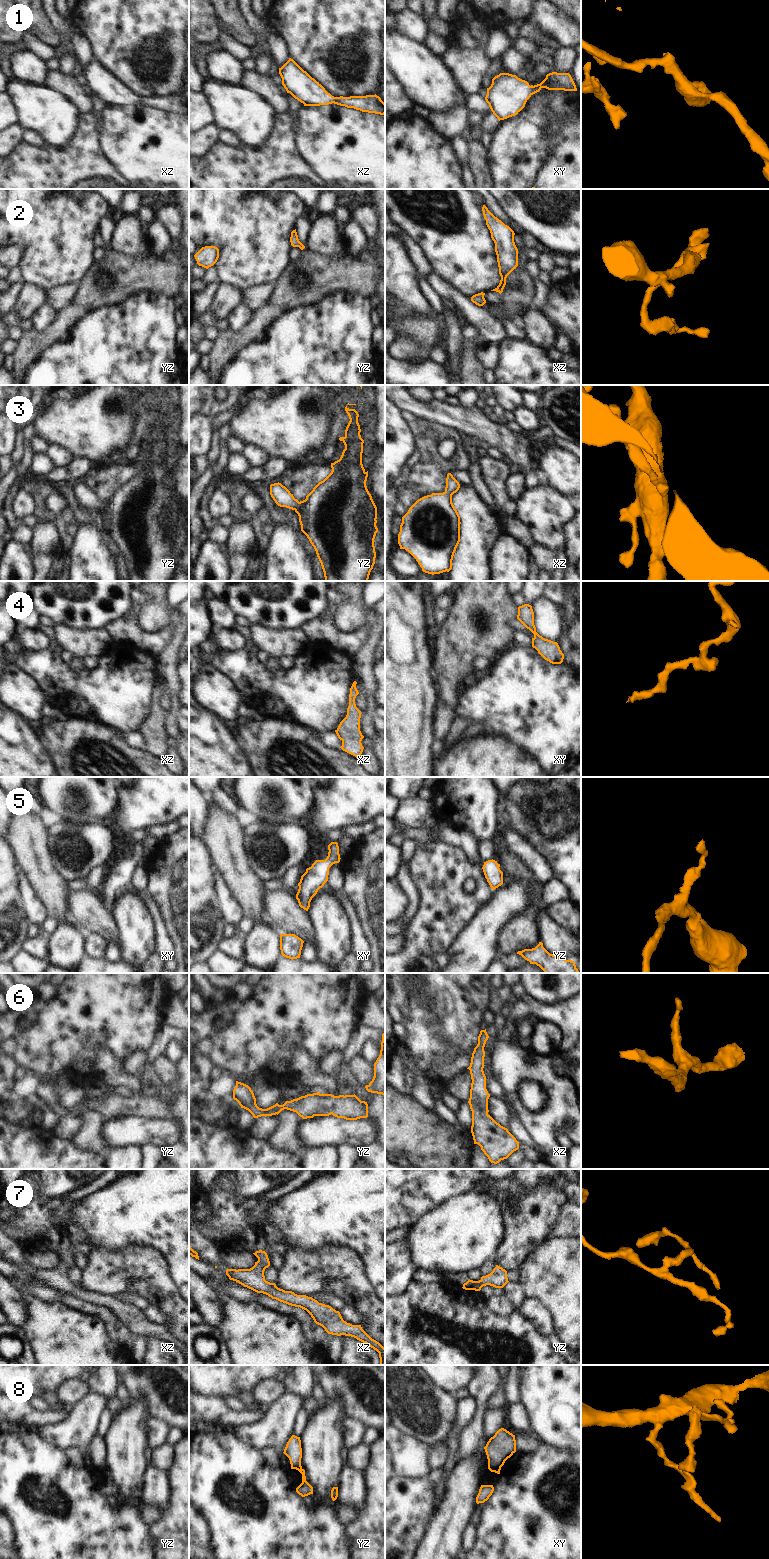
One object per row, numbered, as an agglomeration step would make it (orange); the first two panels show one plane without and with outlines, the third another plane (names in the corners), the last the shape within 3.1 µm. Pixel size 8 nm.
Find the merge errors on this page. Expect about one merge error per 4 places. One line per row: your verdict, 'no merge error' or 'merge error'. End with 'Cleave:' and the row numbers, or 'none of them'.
1: no merge error
2: no merge error
3: no merge error
4: no merge error
5: no merge error
6: no merge error
7: no merge error
8: merge error
Cleave: 8

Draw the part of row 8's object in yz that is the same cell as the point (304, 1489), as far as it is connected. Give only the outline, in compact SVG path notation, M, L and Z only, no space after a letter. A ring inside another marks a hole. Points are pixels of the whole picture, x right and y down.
M300 1469L299 1472L302 1474L302 1483L296 1488L296 1492L302 1497L313 1494L313 1487L306 1481L305 1470Z

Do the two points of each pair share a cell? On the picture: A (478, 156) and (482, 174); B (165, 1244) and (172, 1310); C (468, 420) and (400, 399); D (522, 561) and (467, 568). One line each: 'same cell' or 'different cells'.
A: same cell
B: different cells
C: same cell
D: different cells

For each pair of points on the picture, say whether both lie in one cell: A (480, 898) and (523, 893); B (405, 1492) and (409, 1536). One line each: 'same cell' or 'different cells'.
A: different cells
B: same cell

